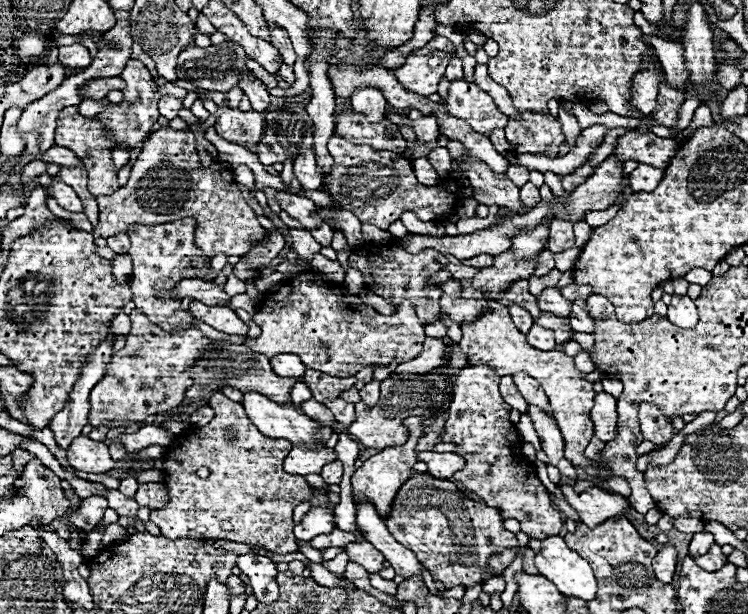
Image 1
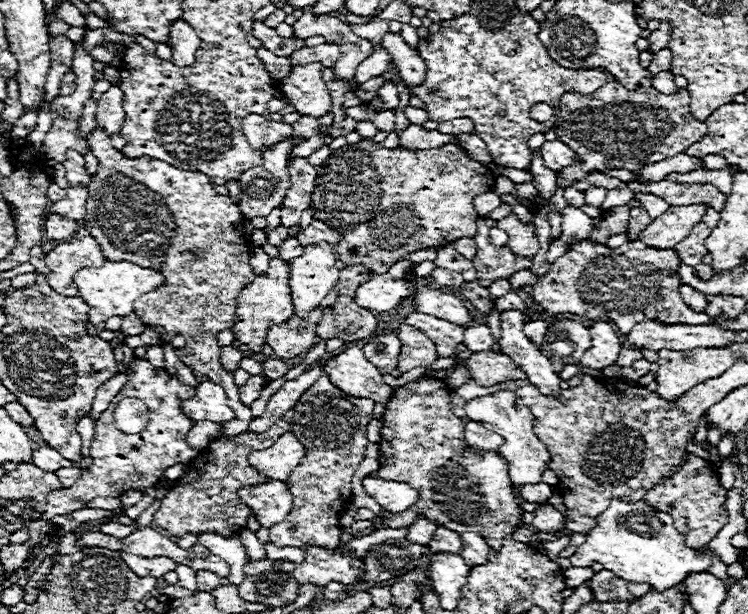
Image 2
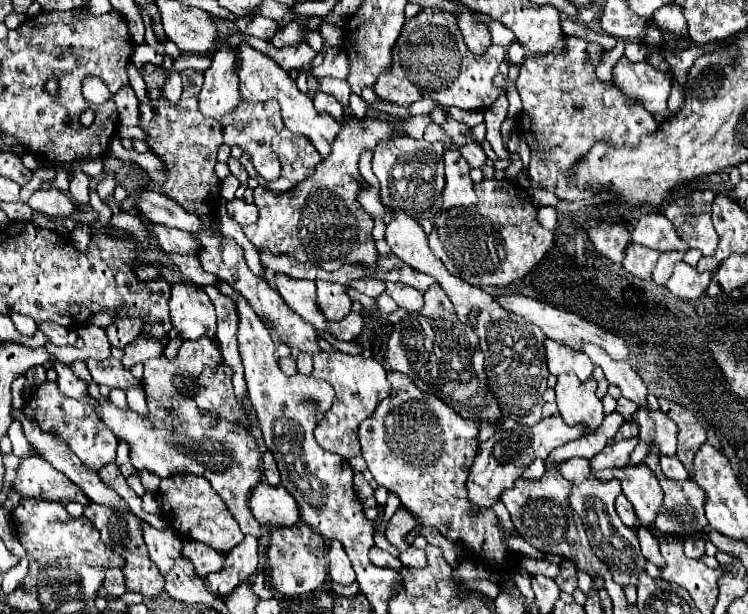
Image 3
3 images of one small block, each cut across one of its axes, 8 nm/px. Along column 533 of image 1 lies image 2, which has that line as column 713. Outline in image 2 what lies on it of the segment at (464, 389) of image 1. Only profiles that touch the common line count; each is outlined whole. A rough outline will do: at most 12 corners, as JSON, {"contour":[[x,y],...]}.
{"contour":[[686,462],[644,496],[672,516],[688,548],[728,522],[716,466]]}

